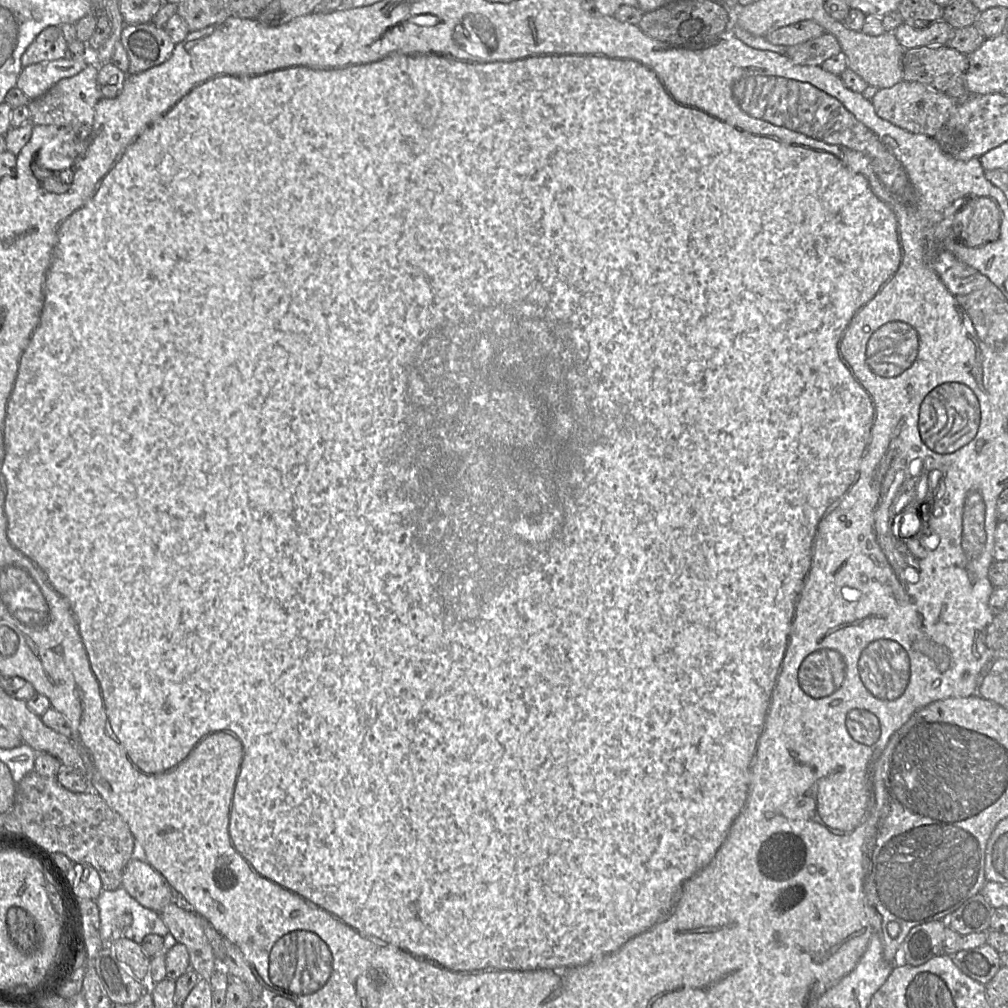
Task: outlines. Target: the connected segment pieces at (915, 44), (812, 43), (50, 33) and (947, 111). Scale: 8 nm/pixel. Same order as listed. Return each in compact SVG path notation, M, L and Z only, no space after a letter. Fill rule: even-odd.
M943 20L928 25L902 23L893 32L899 44L905 49L948 46L954 36L954 28Z
M825 32L817 38L787 47L785 56L798 65L820 66L840 52L842 50L838 40Z
M49 26L27 47L21 57L22 66L64 58L67 45L60 26Z
M901 81L891 88L880 89L871 99L876 114L911 133L935 137L953 113L957 101L917 82Z

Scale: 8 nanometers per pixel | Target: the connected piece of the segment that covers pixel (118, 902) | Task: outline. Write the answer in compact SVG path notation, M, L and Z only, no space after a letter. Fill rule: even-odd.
M121 886L114 891L103 890L96 904L104 945L122 936L141 944L148 934L164 937L169 933L159 913L140 905Z

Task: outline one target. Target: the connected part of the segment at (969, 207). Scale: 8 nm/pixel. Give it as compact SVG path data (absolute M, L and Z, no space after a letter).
M971 197L953 216L964 246L975 247L985 239L994 242L999 238L1001 215L993 199Z

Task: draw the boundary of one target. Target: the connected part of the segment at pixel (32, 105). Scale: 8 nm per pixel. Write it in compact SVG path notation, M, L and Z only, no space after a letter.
M88 58L86 67L80 73L59 80L45 94L31 100L27 104L30 112L30 123L72 129L74 133L86 137L93 125L96 104L101 99L97 85L98 70L99 65L93 58Z

